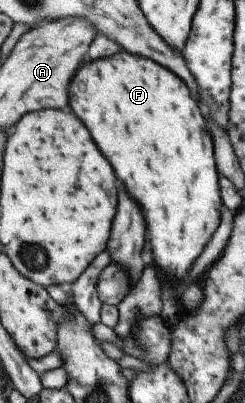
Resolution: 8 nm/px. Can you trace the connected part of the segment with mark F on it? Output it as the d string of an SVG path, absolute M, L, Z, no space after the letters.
M117 53L105 59L83 60L73 73L71 85L67 85L67 93L69 107L87 127L93 143L111 165L127 195L139 205L153 265L171 283L183 279L221 219L213 140L191 91L179 77L155 61L130 53Z

